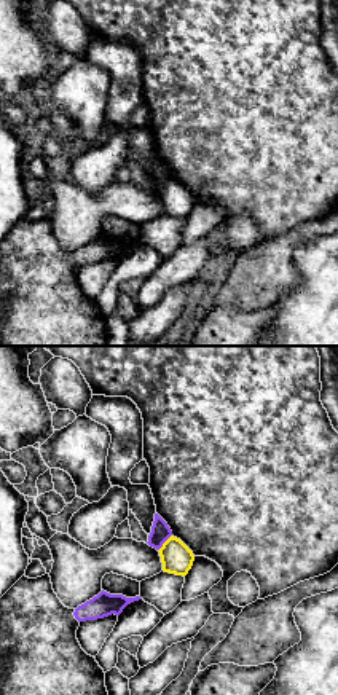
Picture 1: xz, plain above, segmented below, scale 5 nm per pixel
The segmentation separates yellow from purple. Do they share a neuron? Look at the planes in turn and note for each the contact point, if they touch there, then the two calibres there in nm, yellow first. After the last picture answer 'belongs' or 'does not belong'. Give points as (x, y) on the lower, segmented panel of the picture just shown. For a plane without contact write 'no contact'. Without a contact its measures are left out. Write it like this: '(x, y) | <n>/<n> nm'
(165, 542) | 160/100 nm

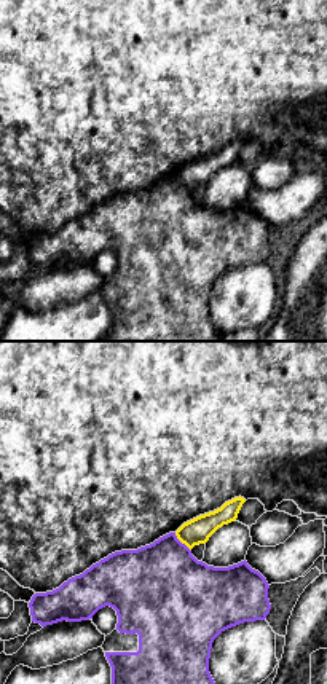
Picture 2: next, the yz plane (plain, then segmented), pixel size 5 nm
(182, 542) | 130/460 nm

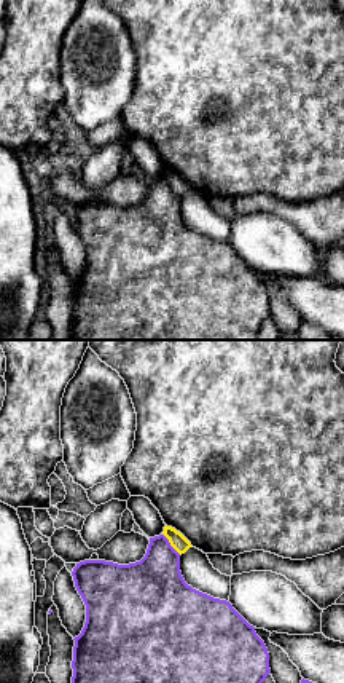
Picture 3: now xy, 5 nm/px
(171, 544) | 80/320 nm

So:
does not belong

